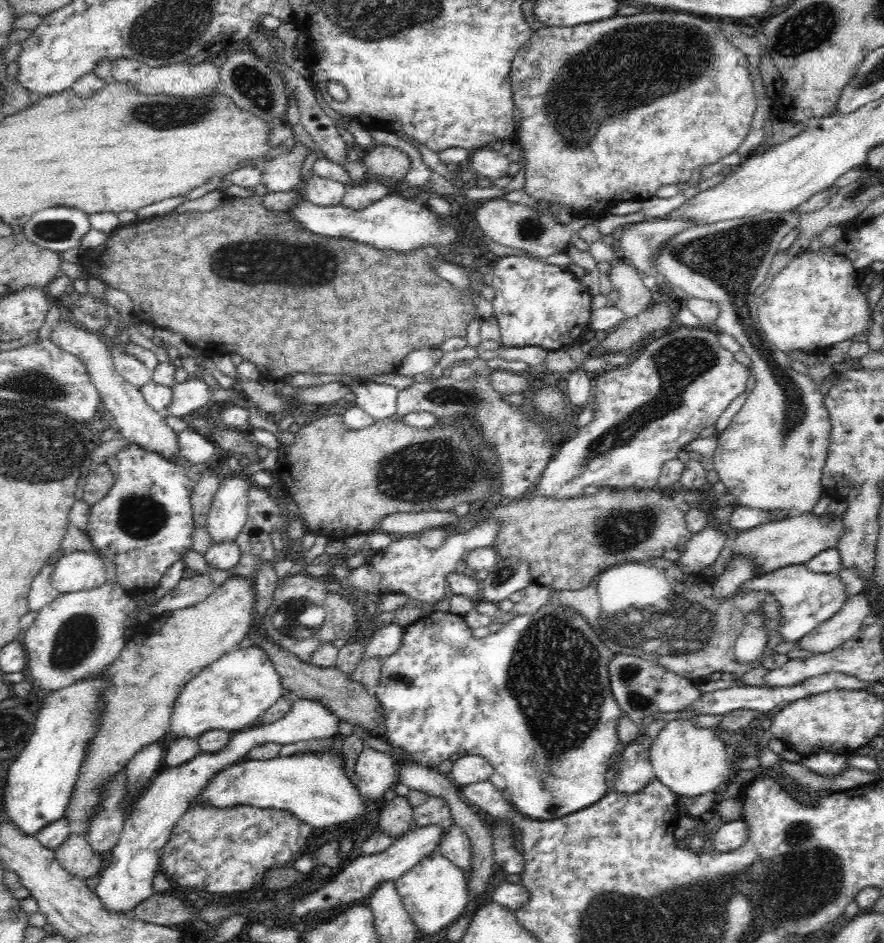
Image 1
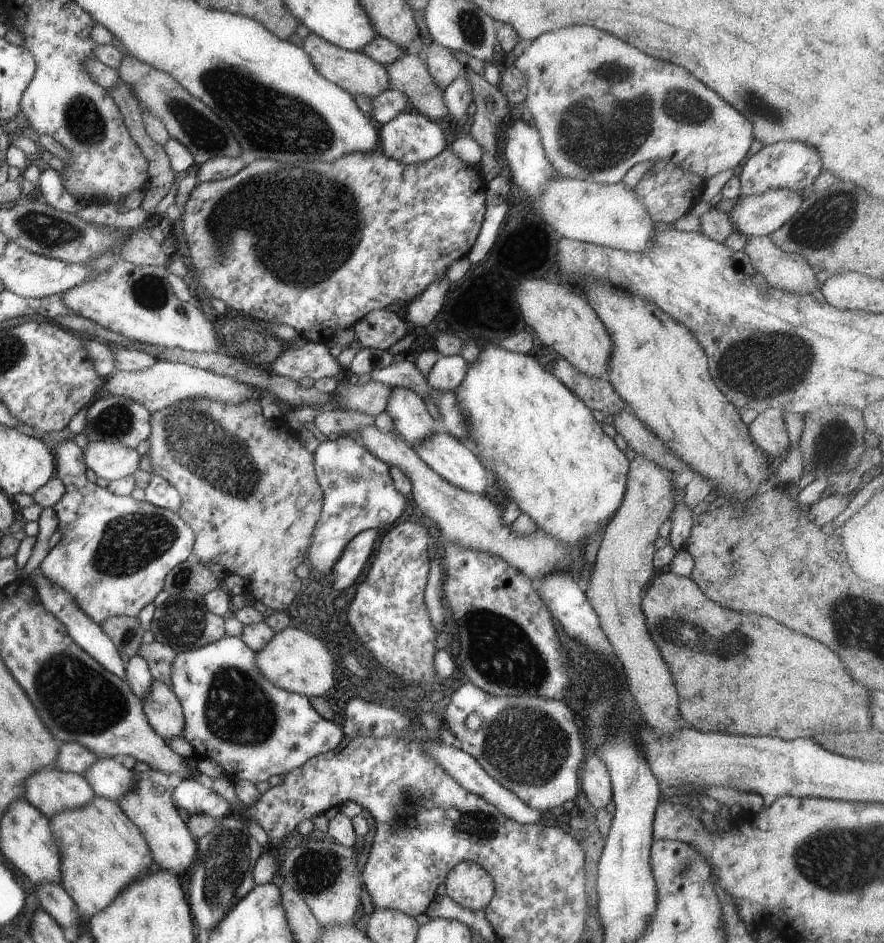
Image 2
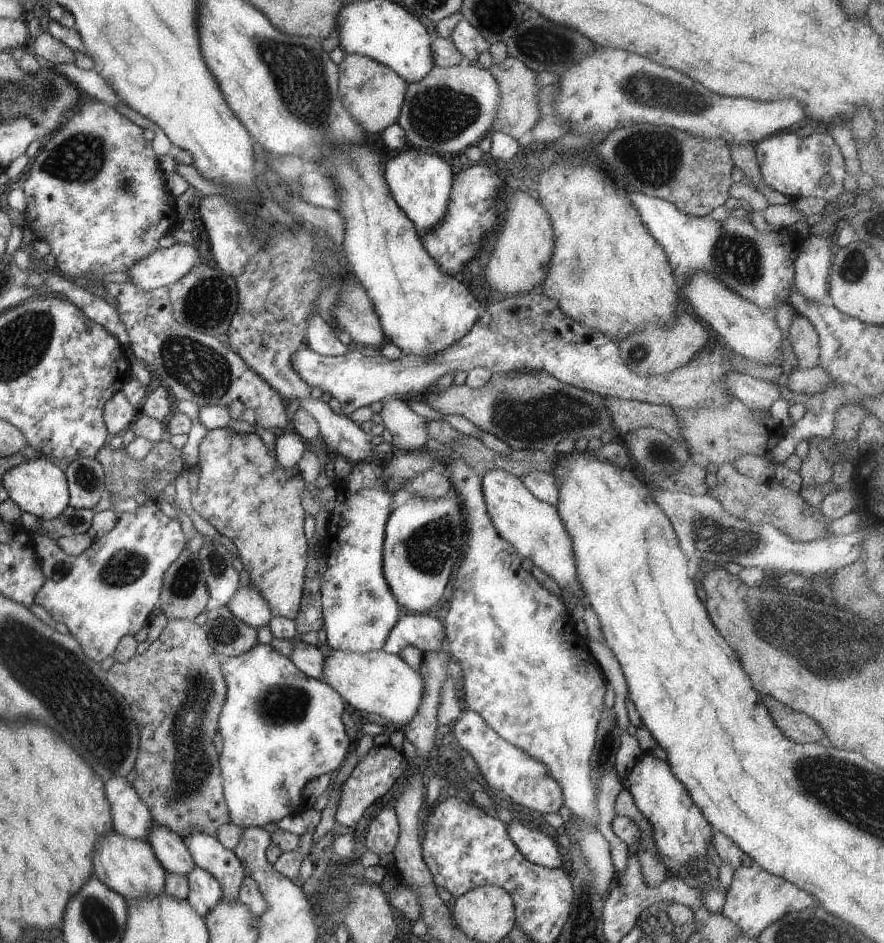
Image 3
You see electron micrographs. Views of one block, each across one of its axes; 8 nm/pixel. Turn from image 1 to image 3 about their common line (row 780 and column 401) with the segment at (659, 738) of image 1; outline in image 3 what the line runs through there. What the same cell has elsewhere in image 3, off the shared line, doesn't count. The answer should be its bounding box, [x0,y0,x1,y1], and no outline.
[321,649,422,729]

